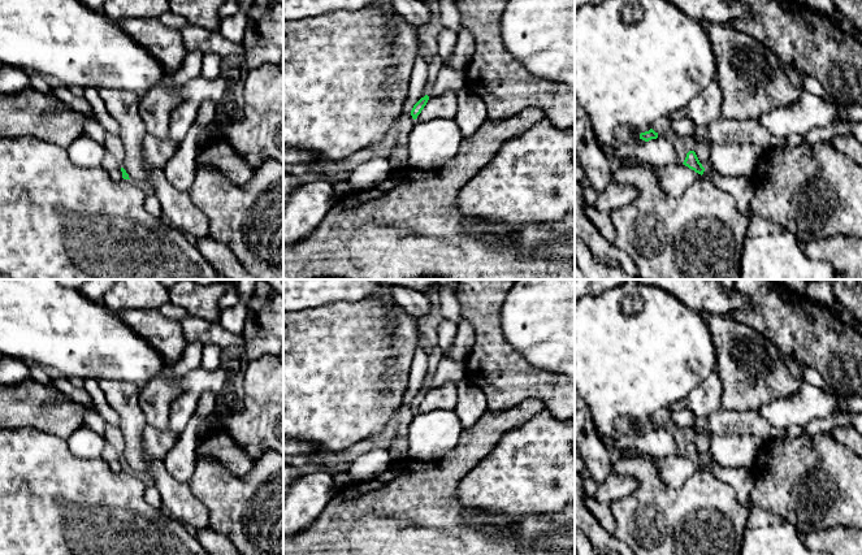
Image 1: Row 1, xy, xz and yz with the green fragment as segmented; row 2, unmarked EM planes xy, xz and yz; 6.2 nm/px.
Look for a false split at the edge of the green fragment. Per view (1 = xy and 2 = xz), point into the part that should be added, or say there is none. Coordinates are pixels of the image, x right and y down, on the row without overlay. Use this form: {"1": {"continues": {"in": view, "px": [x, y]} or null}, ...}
{"1": {"continues": null}, "2": {"continues": null}}

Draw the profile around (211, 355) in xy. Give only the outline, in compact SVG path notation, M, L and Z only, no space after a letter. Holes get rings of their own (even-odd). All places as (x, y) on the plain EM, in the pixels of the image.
M205 344L202 351L202 367L208 370L217 369L221 365L221 350L218 344Z

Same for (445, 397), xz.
M447 381L438 387L429 389L426 396L415 412L426 413L434 409L454 409L456 402L456 383Z

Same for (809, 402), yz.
M807 382L788 398L762 407L758 413L776 429L805 426L815 417L829 417L845 411L839 409L839 395L826 393Z

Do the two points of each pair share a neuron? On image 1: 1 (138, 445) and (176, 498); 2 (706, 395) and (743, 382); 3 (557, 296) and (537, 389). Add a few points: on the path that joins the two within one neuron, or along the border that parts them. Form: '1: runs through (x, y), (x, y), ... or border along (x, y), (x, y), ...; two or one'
1: runs through (138, 458), (165, 485); one
2: border along (715, 369), (720, 381), (722, 407); two
3: border along (516, 350), (533, 365), (561, 374); two

